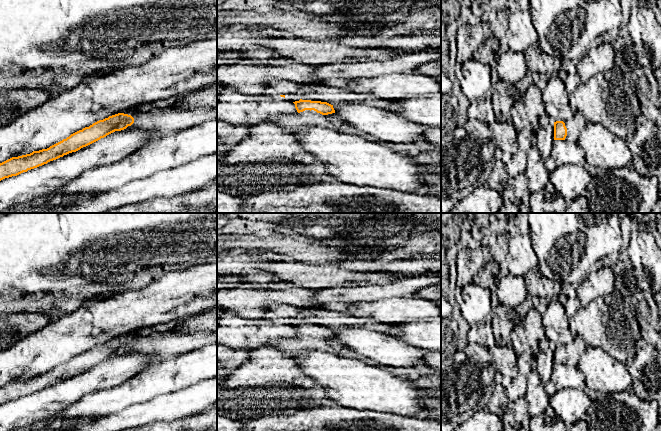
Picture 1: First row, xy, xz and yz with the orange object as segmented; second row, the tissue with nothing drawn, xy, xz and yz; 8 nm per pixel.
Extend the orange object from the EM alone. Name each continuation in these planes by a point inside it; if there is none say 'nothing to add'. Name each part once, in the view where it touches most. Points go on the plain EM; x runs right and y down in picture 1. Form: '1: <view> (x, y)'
1: xz (295, 346)

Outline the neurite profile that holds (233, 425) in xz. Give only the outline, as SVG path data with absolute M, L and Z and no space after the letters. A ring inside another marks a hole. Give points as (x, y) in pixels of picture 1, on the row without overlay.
M217 414L217 431L242 431L242 421L236 421Z

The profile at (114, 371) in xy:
M145 352L115 355L100 364L37 392L0 405L0 431L14 431L55 414L83 395L118 386L148 365Z

